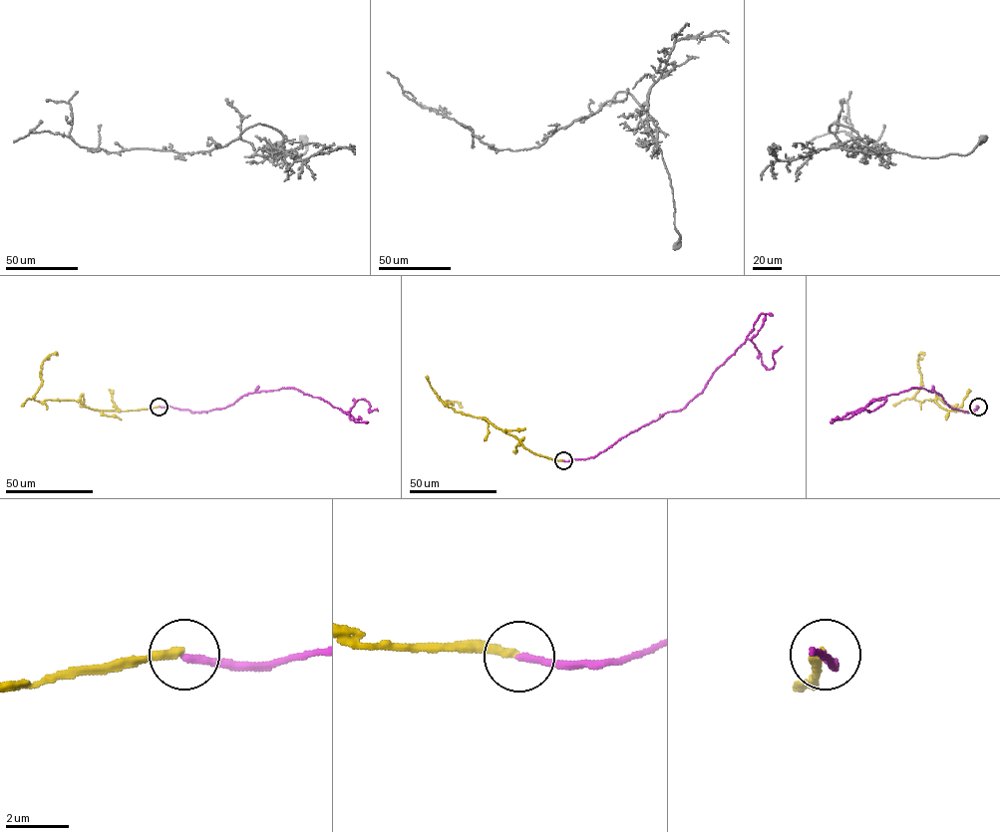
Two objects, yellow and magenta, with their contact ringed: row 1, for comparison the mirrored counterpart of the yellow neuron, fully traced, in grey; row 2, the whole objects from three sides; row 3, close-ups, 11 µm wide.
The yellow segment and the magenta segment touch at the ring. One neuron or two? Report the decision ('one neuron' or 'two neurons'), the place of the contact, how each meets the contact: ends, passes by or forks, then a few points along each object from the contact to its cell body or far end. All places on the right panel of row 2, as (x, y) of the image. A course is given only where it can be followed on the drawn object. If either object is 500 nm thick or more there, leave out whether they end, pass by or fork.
two neurons | (978, 407) | yellow ends | magenta ends | yellow via (978, 407), (969, 411), (950, 411), (934, 400), (916, 401), (914, 396), (921, 383), (918, 355), (924, 355) | magenta via (978, 407), (963, 412), (950, 408), (934, 392), (912, 388), (856, 412), (886, 399), (872, 412), (862, 411)

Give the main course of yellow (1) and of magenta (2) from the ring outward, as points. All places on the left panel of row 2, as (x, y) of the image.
1: (159, 407), (102, 411), (80, 401), (35, 401), (42, 381), (42, 362), (49, 355), (58, 355)
2: (159, 407), (207, 412), (248, 394), (293, 388), (346, 413), (363, 399), (368, 412), (378, 411)

